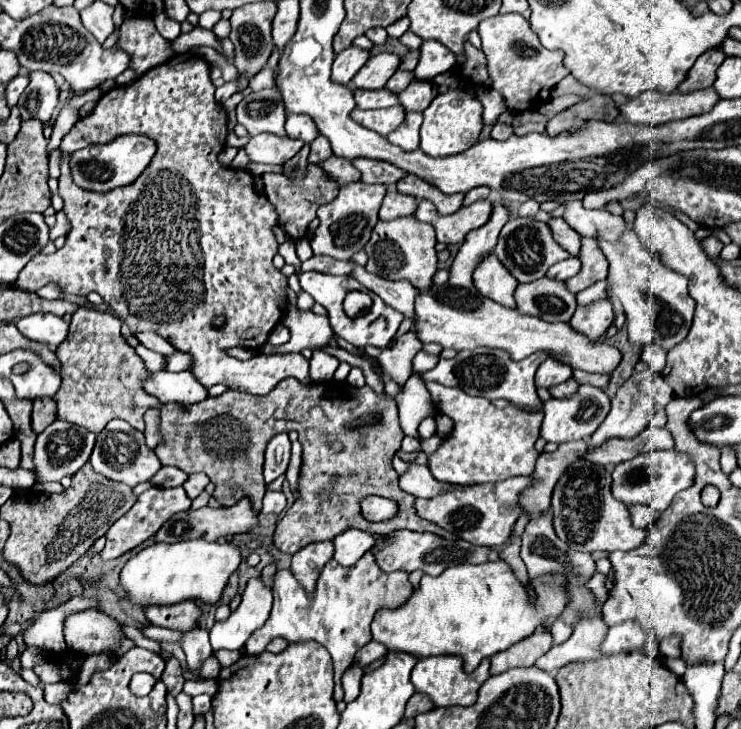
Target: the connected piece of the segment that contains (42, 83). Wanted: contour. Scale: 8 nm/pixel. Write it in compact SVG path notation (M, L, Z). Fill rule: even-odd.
M30 72L30 84L24 90L18 108L22 120L40 120L42 124L52 120L52 114L58 106L58 88L50 74L46 72Z

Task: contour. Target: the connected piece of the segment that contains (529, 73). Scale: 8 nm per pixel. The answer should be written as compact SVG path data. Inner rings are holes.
M496 14L492 18L486 18L478 24L478 34L482 38L482 50L486 54L486 60L488 60L488 74L490 74L490 80L492 80L492 88L498 90L504 100L506 100L506 106L514 112L526 112L526 110L536 110L540 108L544 102L548 102L550 98L550 90L564 78L568 76L568 70L566 66L562 64L564 60L564 54L562 50L546 50L540 42L538 42L538 36L530 30L530 24L526 18L522 18L520 14Z

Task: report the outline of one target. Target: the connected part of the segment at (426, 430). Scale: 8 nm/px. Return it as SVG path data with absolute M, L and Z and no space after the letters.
M432 416L424 418L424 420L420 422L420 426L418 426L418 436L420 436L420 438L430 438L434 432L436 432L436 422L434 422L434 418L432 418Z

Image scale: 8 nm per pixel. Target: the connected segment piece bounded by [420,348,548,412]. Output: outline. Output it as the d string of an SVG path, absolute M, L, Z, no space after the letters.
M474 348L474 350L462 350L458 352L456 358L452 360L444 360L440 358L438 364L428 370L422 372L420 378L422 382L440 382L446 386L460 386L466 394L470 396L482 396L488 400L496 400L496 398L504 398L508 400L512 406L526 410L526 412L538 412L542 408L542 402L538 398L538 394L534 392L534 372L536 366L540 362L544 362L548 358L548 354L538 352L532 354L520 362L510 360L510 356L504 350L482 350L482 348Z

